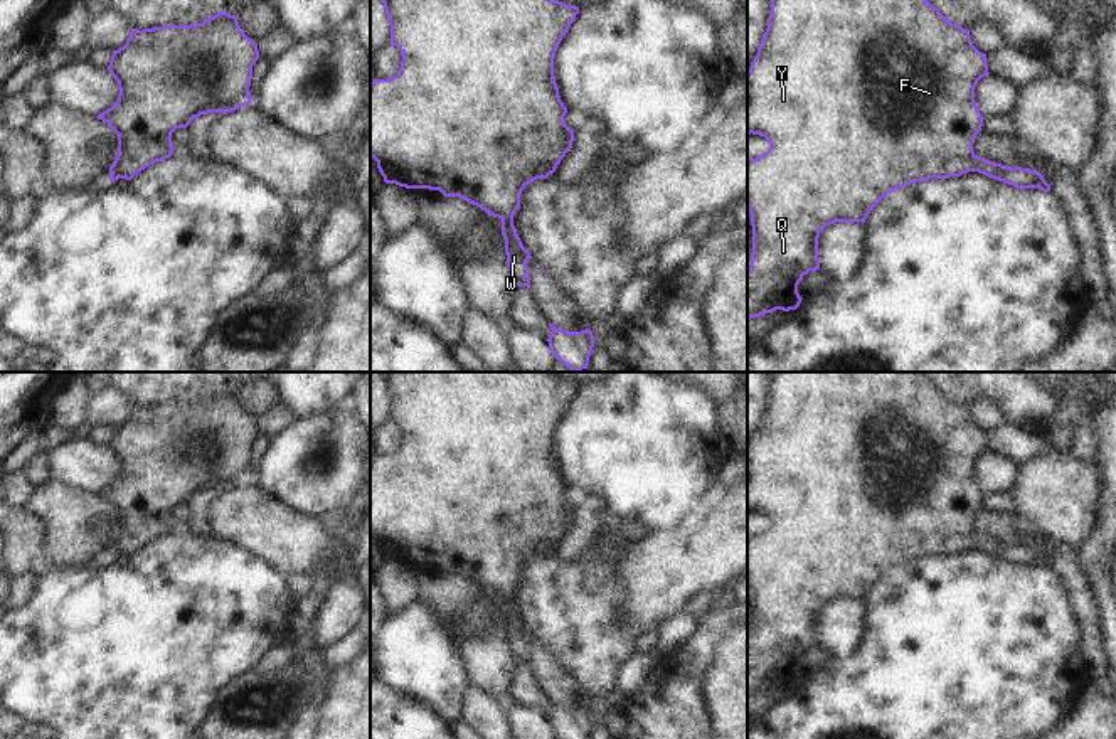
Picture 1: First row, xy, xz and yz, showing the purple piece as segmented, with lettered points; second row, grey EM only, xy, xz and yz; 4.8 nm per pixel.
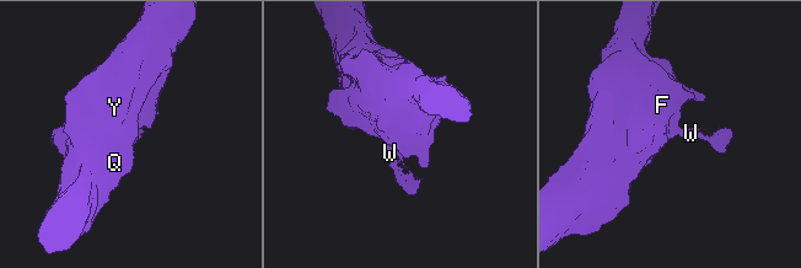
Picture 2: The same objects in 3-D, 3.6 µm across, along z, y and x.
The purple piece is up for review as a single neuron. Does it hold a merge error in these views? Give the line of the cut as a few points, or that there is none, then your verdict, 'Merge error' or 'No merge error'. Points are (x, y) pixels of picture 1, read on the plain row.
No split. No merge error

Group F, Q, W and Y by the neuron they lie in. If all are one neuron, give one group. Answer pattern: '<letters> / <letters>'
F Q W Y

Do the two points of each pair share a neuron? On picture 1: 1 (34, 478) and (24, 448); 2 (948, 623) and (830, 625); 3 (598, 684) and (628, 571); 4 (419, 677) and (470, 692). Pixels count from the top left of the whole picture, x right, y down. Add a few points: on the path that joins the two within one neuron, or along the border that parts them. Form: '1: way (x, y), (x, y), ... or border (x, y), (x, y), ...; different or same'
1: border (42, 451), (21, 470); different
2: border (864, 601), (862, 640), (842, 659); different
3: border (611, 561), (620, 623), (633, 637); different
4: border (467, 682), (462, 692), (460, 717); different

